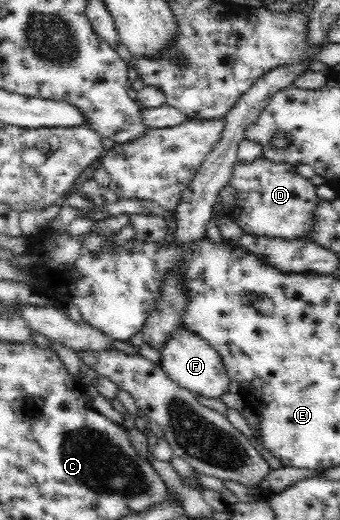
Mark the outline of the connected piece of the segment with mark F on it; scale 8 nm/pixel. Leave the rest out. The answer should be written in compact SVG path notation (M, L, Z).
M179 328L176 336L166 340L161 356L160 366L163 372L180 388L186 388L197 396L210 398L210 400L218 400L224 394L228 394L231 380L226 375L220 355L199 336Z

